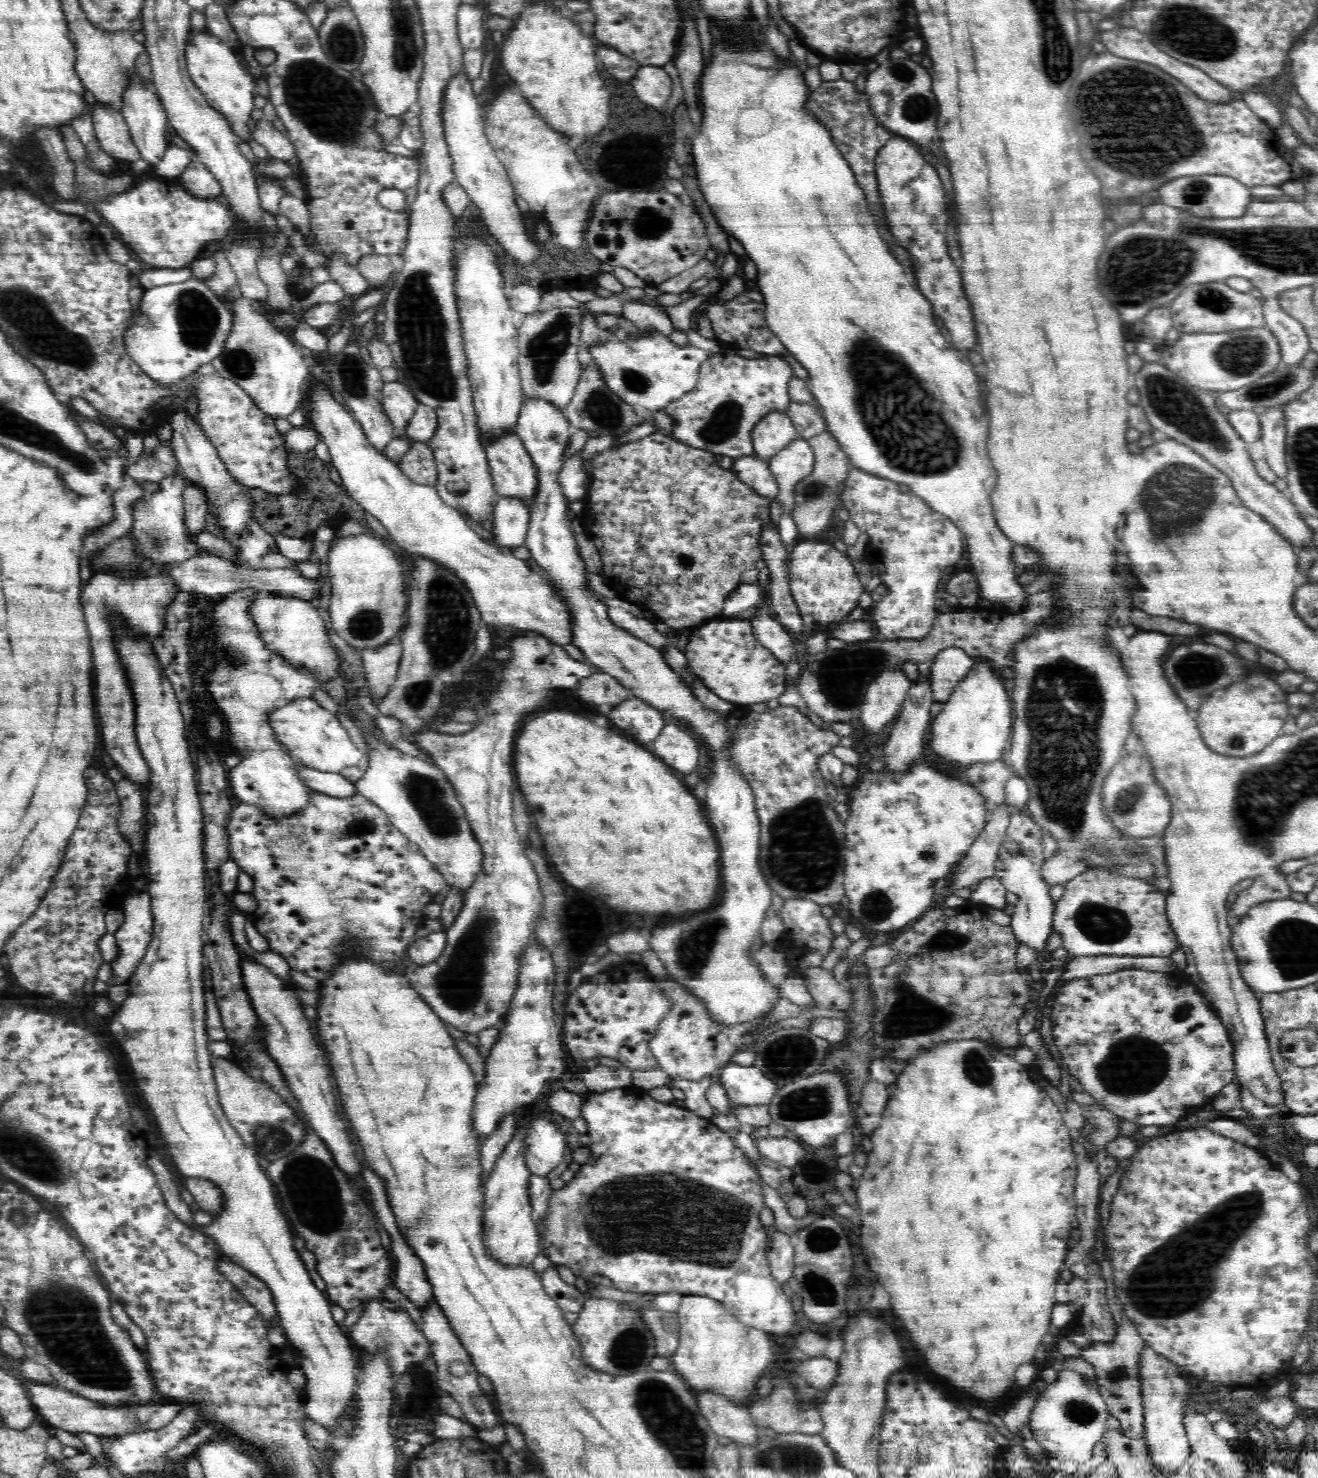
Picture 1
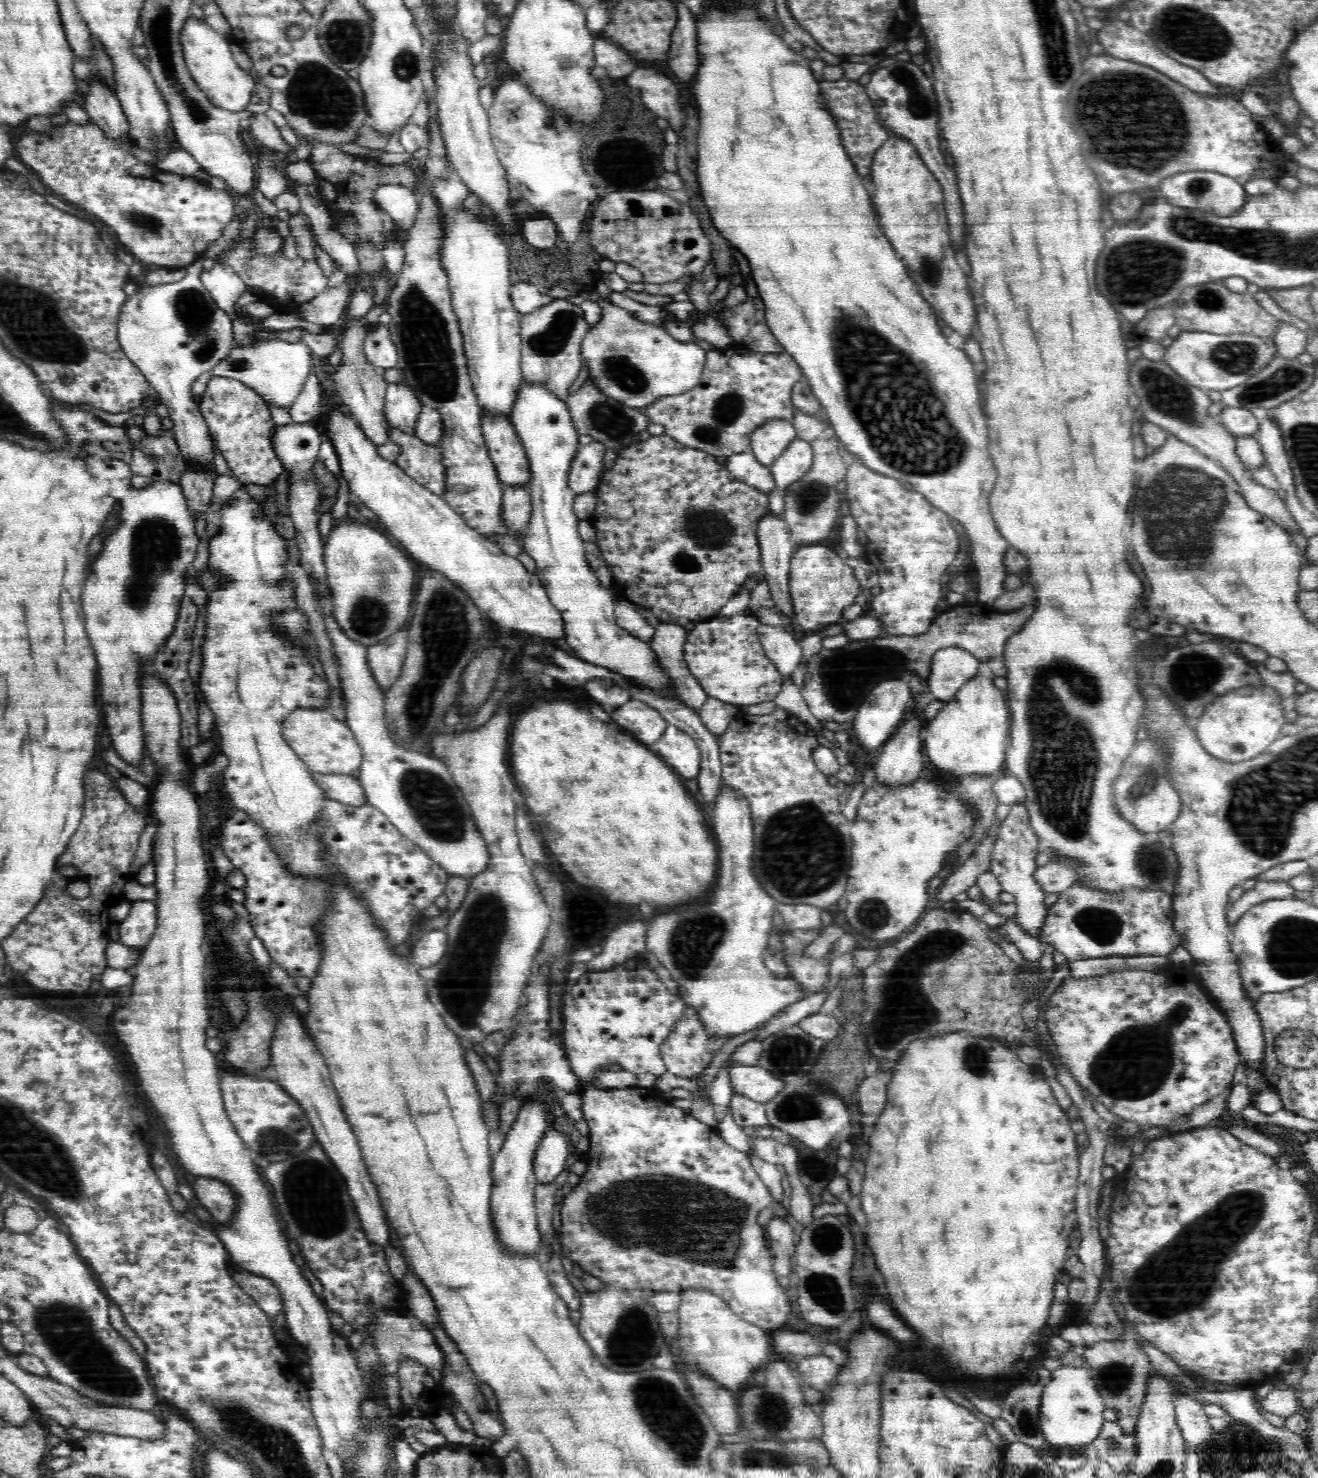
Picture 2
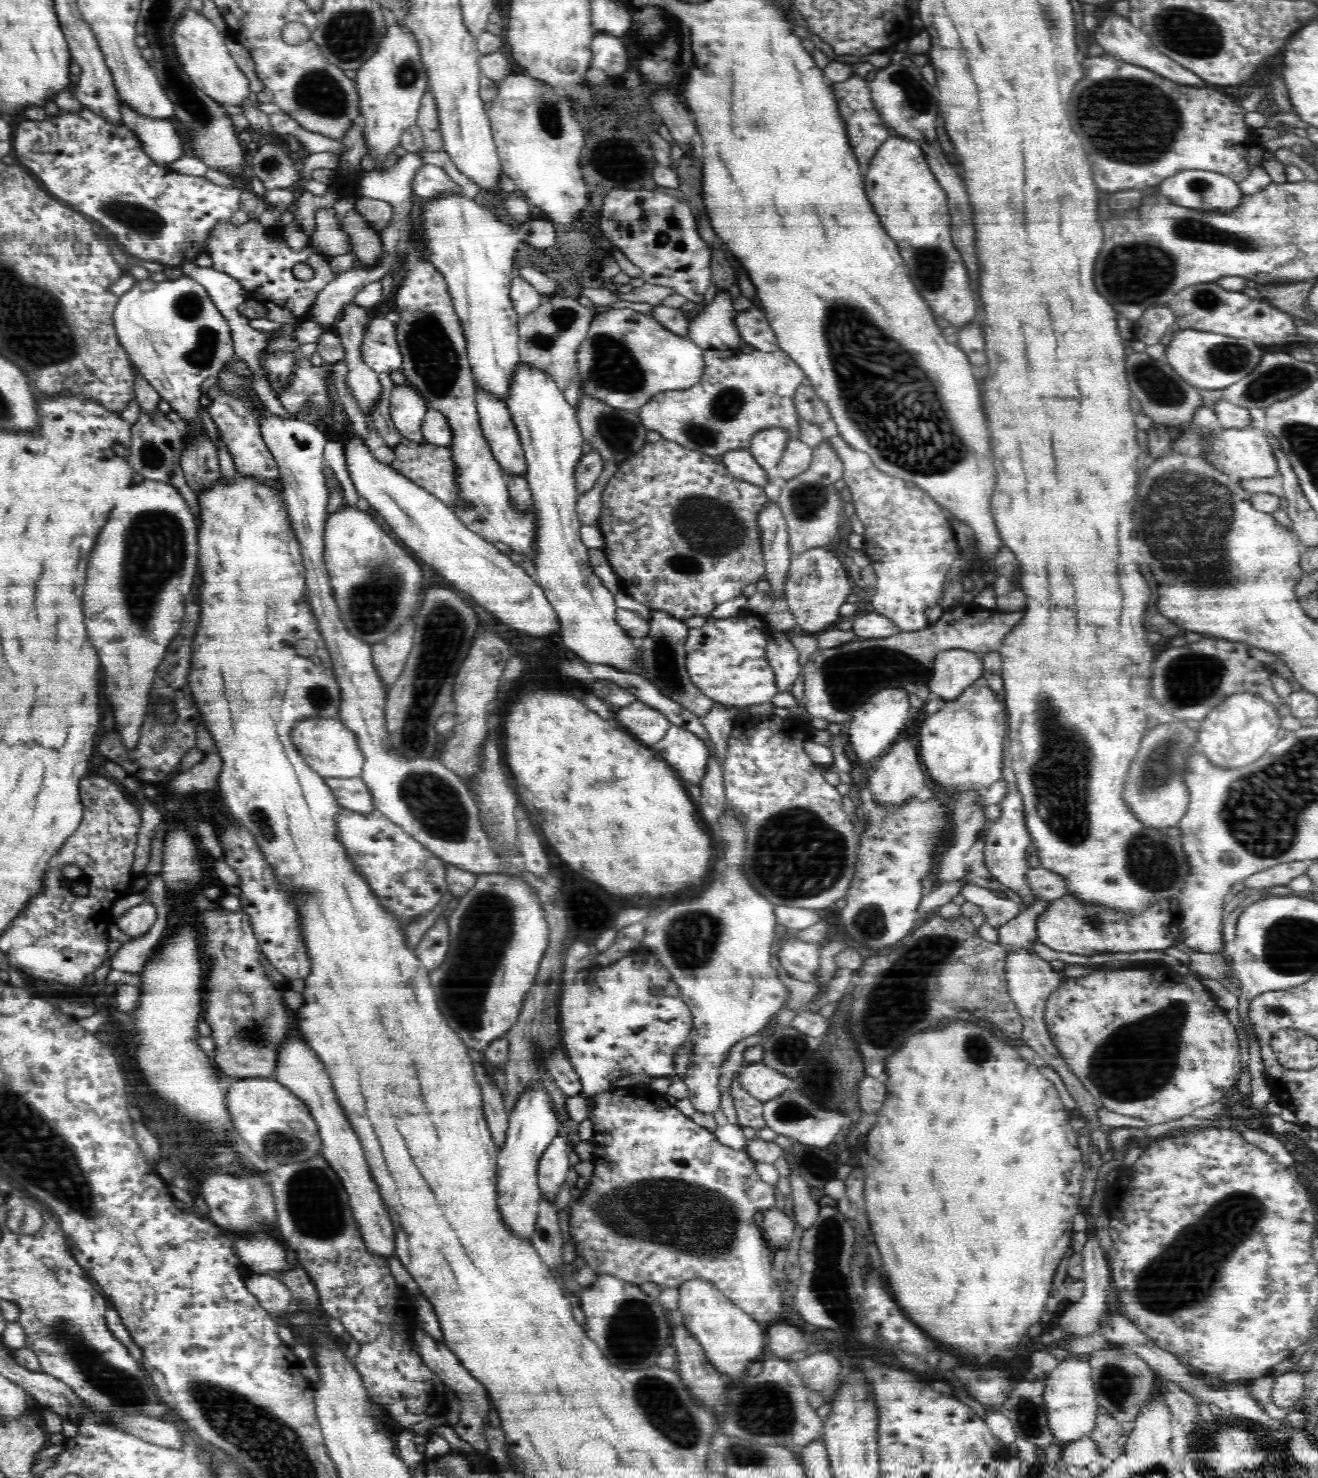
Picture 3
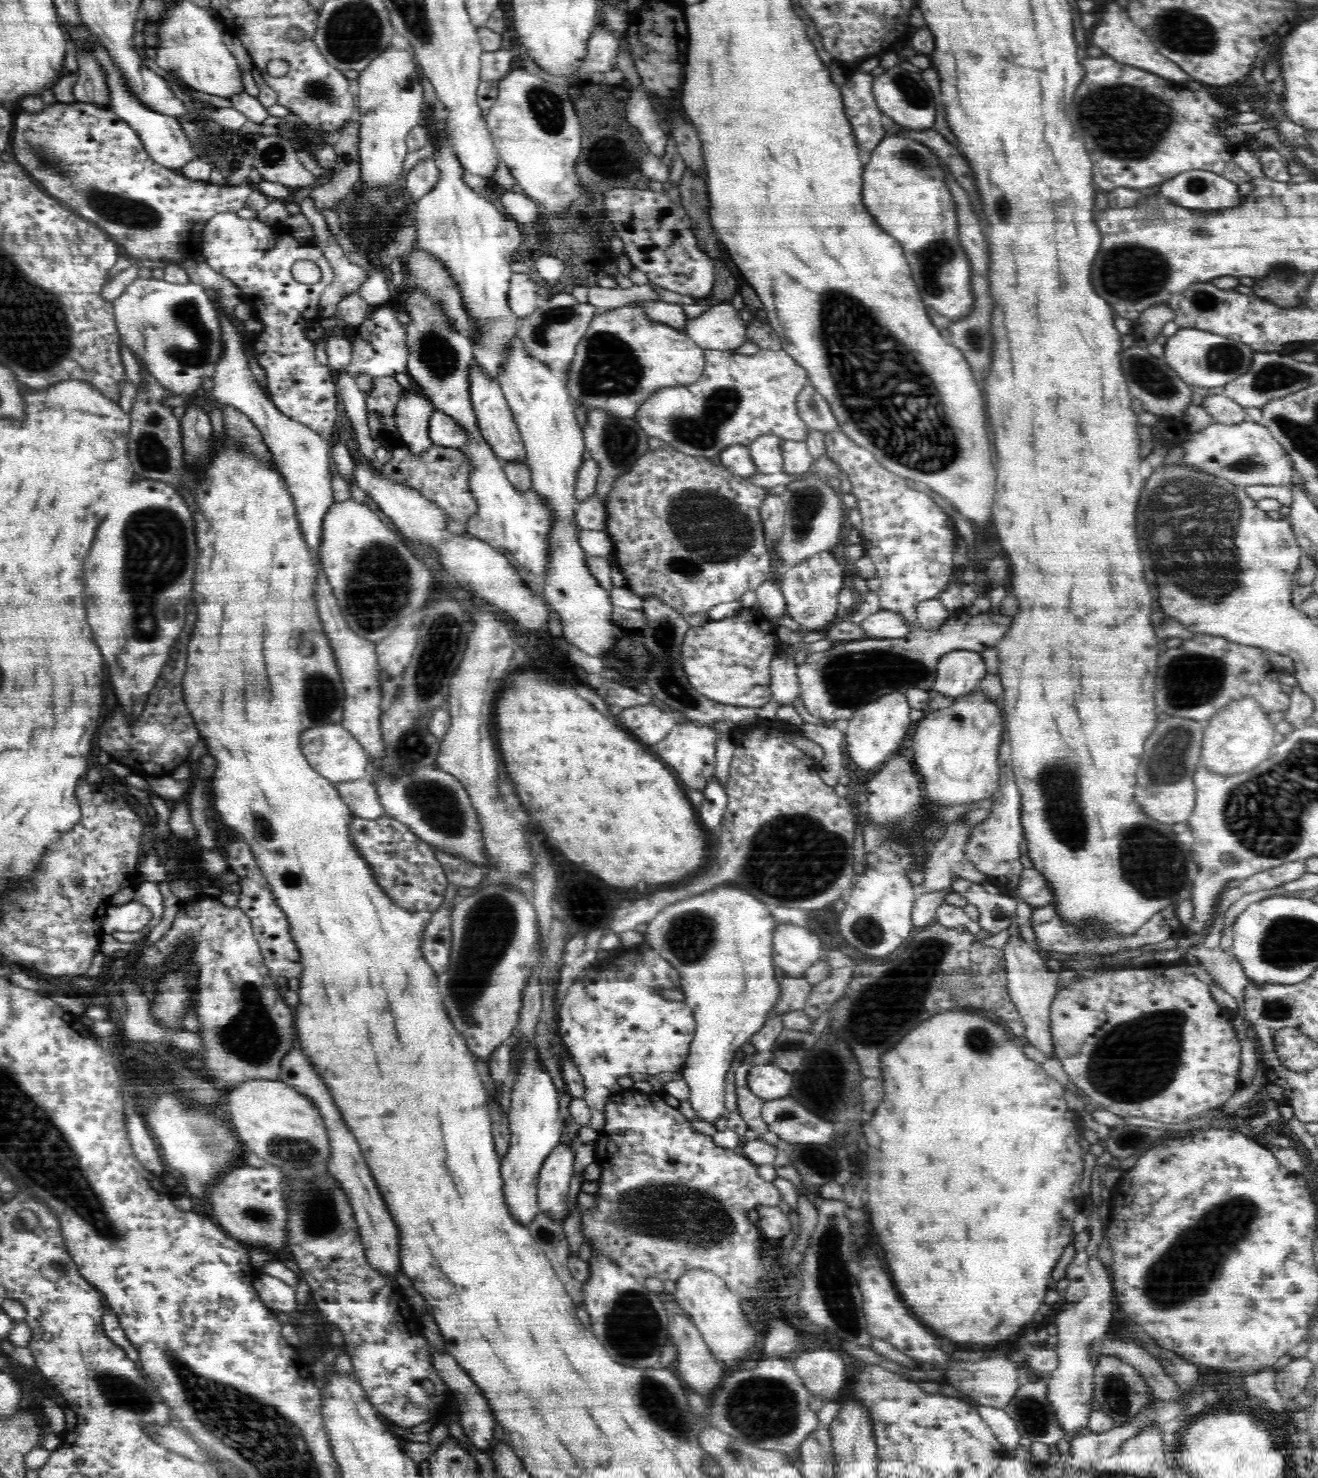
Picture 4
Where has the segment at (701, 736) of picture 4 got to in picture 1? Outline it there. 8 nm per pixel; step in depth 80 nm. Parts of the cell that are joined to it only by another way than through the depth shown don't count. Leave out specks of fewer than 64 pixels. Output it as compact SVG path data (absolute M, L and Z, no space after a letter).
M666 724L651 744L654 754L674 770L690 774L700 766L696 740L679 726Z

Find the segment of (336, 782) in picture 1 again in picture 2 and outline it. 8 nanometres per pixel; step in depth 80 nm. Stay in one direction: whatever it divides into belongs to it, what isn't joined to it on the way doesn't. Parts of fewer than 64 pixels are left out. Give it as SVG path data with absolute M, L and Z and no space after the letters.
M310 773L328 799L348 803L350 806L364 806L368 803L359 778L348 774Z

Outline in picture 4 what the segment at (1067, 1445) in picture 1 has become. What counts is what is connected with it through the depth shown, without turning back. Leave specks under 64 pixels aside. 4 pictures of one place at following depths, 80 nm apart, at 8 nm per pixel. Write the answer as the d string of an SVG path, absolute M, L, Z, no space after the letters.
M1097 1256L1090 1257L1088 1292L1086 1296L1073 1304L1069 1304L1056 1316L1058 1368L1047 1374L1048 1399L1054 1405L1058 1423L1066 1431L1066 1437L1086 1432L1088 1417L1092 1412L1092 1394L1094 1388L1094 1364L1090 1362L1092 1344L1110 1330L1112 1320L1113 1282L1111 1272Z

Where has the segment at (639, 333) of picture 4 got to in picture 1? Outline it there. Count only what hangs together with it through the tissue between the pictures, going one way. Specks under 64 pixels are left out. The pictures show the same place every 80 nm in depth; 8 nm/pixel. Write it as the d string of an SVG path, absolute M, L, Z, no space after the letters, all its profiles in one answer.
M644 331L640 336L632 336L618 341L605 340L593 344L589 348L590 356L597 364L597 370L601 372L606 386L619 396L624 402L632 406L644 406L648 410L662 410L676 402L684 394L692 392L696 388L699 376L702 374L702 364L711 355L711 352L688 344L676 346L669 336L656 331Z

